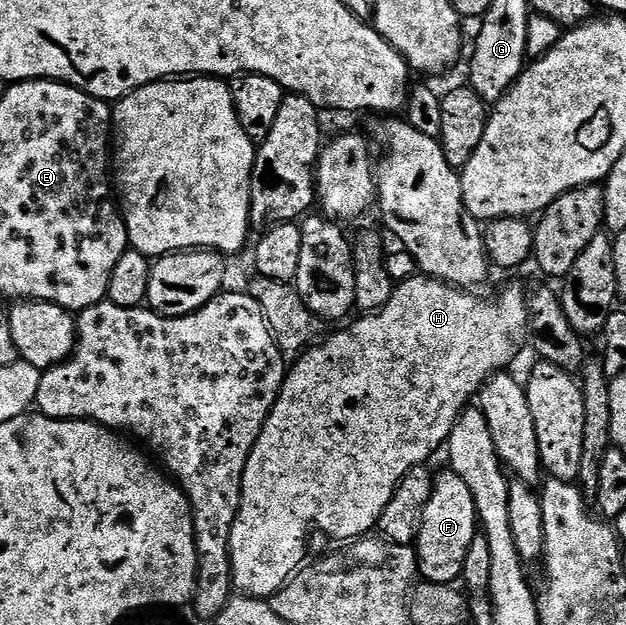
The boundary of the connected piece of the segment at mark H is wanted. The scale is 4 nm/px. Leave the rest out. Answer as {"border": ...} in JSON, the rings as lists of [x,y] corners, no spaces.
{"border":[[[415,274],[415,279],[406,279],[397,284],[392,297],[378,311],[363,314],[351,327],[338,331],[335,335],[327,334],[317,345],[311,346],[293,360],[287,370],[286,379],[278,394],[278,400],[266,419],[264,429],[248,457],[248,465],[242,478],[242,496],[236,521],[232,525],[230,538],[230,560],[234,574],[234,591],[246,597],[269,600],[282,586],[307,562],[306,538],[315,527],[334,539],[357,541],[369,536],[377,528],[384,513],[384,505],[392,501],[392,493],[413,467],[421,467],[437,451],[445,448],[446,440],[452,433],[452,425],[460,417],[464,408],[471,406],[472,400],[493,375],[505,372],[506,367],[518,355],[518,342],[523,342],[528,331],[528,295],[518,287],[506,287],[495,299],[481,299],[478,293],[461,287],[451,287],[428,275]]]}

